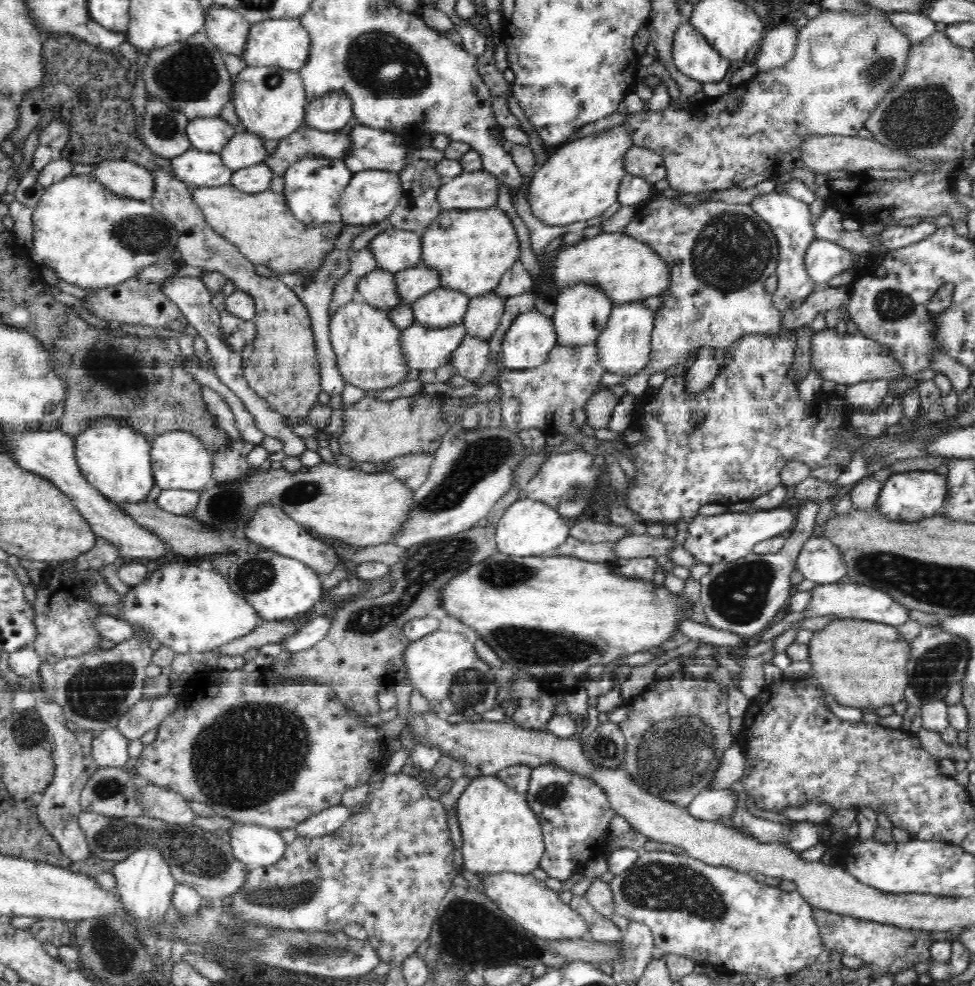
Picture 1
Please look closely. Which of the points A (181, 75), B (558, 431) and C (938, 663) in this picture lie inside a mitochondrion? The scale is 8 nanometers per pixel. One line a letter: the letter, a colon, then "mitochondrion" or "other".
A: mitochondrion
B: other
C: mitochondrion

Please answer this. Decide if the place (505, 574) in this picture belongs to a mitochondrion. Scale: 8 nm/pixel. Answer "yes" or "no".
yes

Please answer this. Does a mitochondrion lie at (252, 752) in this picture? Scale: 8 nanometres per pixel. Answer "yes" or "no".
yes

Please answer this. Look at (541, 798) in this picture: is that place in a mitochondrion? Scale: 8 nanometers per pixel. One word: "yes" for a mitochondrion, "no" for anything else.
yes

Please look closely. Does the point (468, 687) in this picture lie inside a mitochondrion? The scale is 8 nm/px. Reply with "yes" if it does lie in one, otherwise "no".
yes

